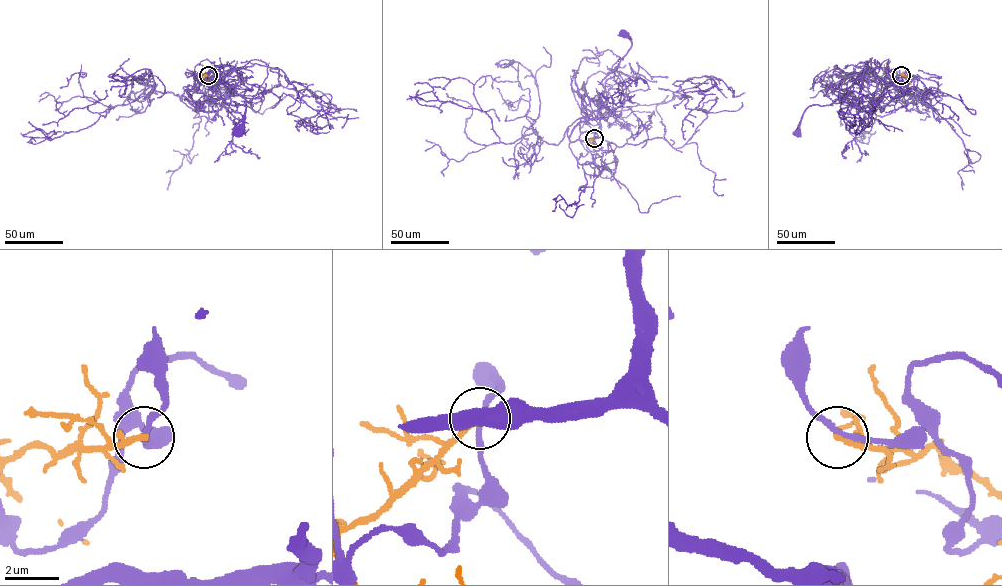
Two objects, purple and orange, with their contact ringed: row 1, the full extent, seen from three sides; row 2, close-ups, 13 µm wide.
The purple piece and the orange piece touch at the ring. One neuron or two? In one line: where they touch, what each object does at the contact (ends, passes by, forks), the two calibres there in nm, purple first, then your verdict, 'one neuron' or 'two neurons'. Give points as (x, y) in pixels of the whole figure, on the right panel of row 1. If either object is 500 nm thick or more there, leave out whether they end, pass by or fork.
(901, 75) | purple passes by | orange ends | 180/220 nm | two neurons

